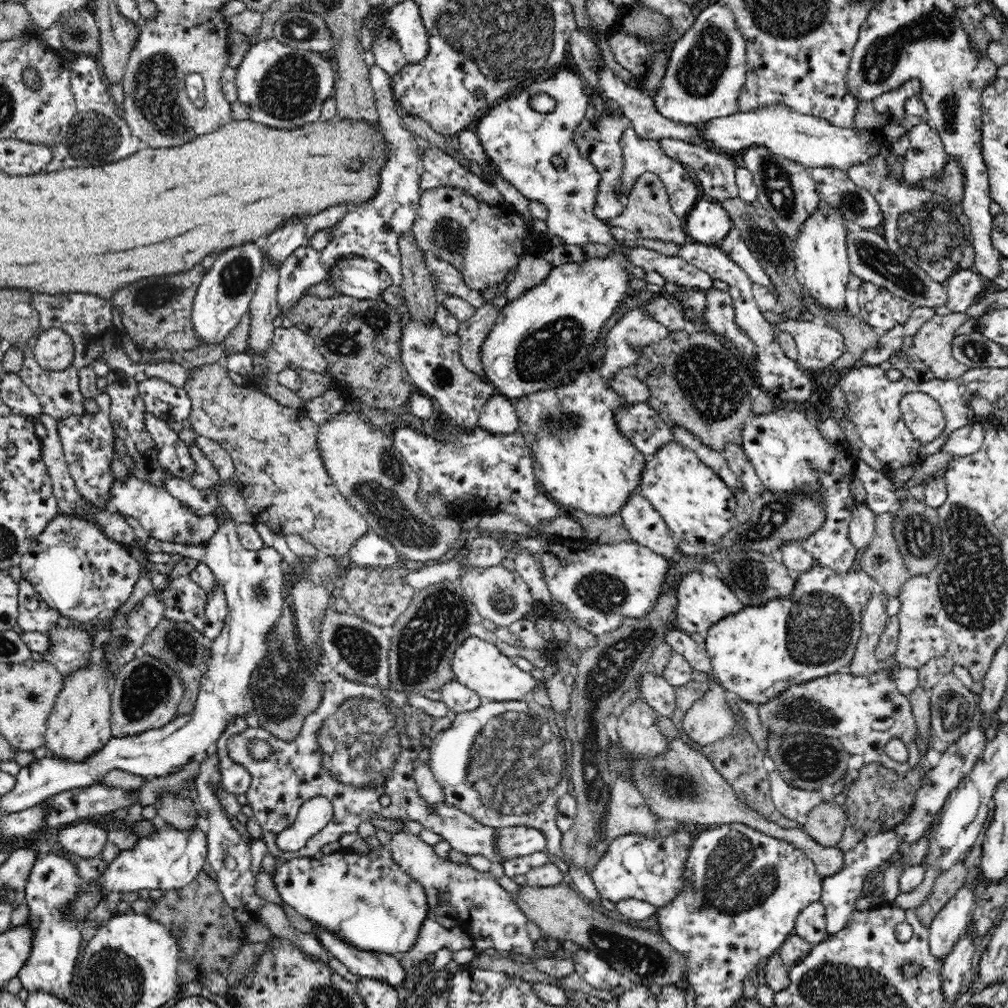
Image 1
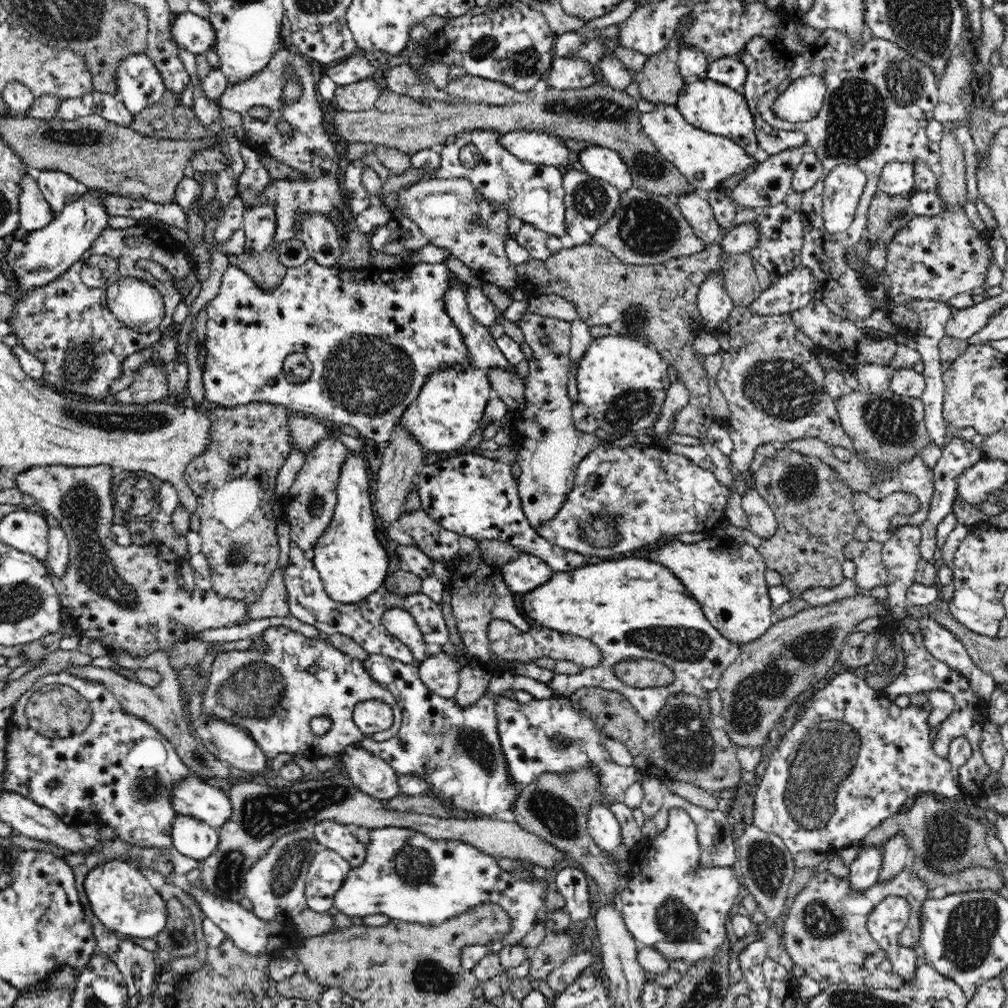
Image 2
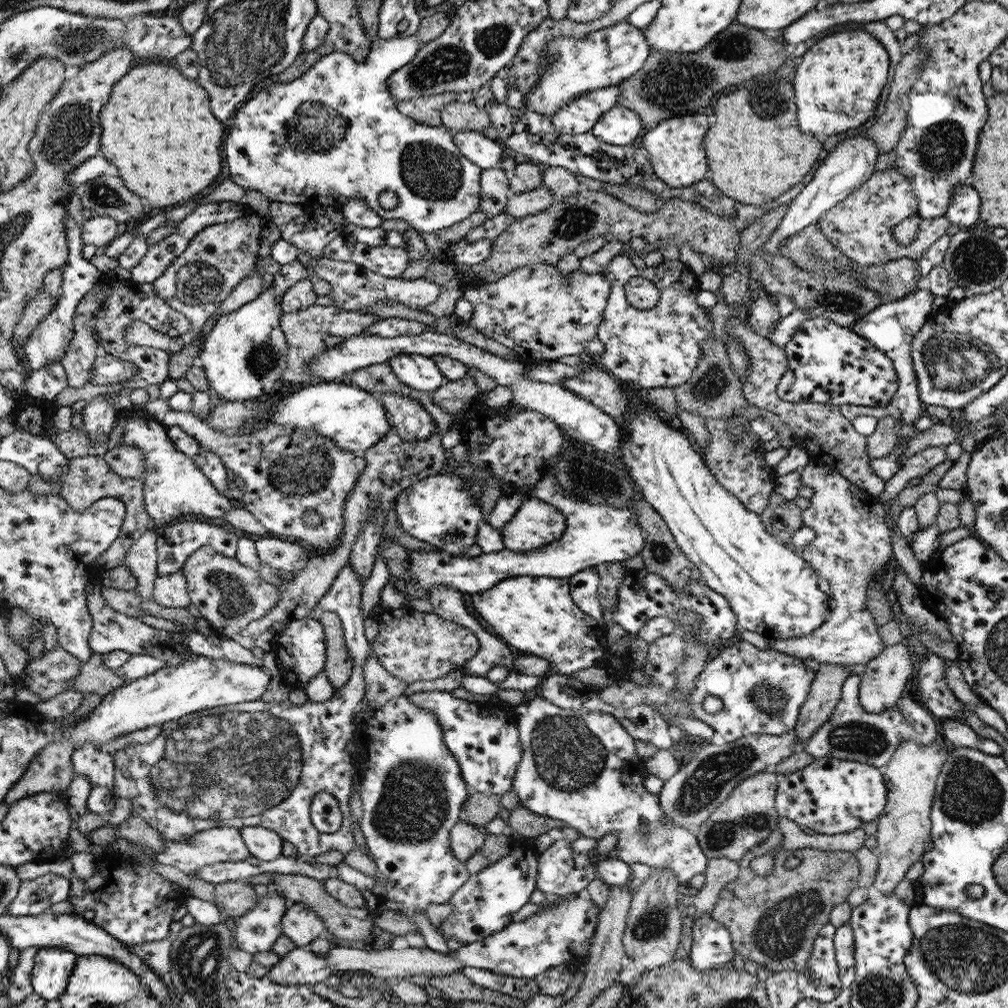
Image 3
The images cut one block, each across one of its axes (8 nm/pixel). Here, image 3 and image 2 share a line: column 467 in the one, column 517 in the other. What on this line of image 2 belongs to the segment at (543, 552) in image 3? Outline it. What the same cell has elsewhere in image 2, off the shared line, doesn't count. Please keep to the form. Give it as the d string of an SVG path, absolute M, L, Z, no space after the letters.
M526 553L501 565L499 570L506 585L517 596L538 588L554 574L552 567L541 558Z

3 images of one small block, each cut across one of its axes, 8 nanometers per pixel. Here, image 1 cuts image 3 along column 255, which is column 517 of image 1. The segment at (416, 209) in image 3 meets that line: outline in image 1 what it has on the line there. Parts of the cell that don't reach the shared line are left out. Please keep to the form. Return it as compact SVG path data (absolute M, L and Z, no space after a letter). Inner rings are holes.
M565 69L554 72L546 80L528 83L513 97L499 102L484 117L479 118L473 129L478 133L486 155L490 157L498 173L529 201L546 205L548 216L545 222L549 233L560 236L568 245L608 245L614 252L626 257L632 265L647 272L657 272L664 277L666 283L696 286L702 290L711 289L713 279L706 272L681 257L665 256L640 246L620 246L610 234L610 226L595 217L593 208L598 192L599 174L589 160L582 158L577 143L572 138L572 133L583 121L588 106L582 77L574 69ZM536 96L550 97L555 101L555 109L547 112L534 110L532 98ZM554 156L560 156L564 163L554 166Z

